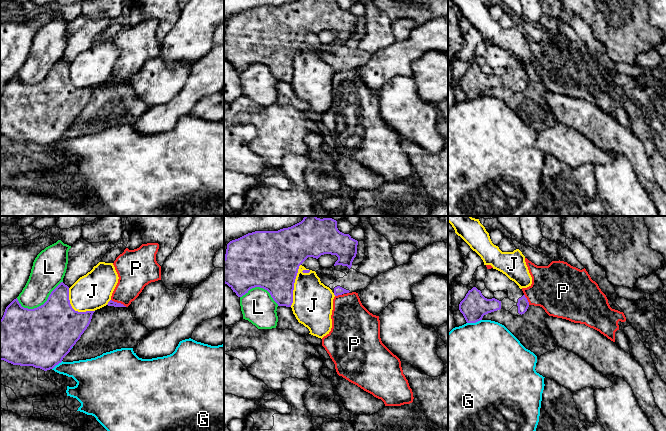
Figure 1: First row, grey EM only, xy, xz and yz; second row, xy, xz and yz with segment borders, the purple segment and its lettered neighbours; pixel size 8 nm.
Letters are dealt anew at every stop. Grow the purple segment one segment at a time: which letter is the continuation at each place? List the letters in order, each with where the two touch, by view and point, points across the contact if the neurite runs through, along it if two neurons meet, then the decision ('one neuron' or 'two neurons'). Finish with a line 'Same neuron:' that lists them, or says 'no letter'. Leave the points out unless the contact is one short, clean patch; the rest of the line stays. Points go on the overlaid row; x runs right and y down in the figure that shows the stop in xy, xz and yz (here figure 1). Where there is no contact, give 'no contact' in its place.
G: meets purple in yz at (474, 322); two neurons
J: meets purple in xy at (73, 309); two neurons
L: meets purple in xy at (39, 306); two neurons
P: meets purple in xy at (119, 303); border along xy (111, 299), (126, 306); two neurons
Same neuron: no letter

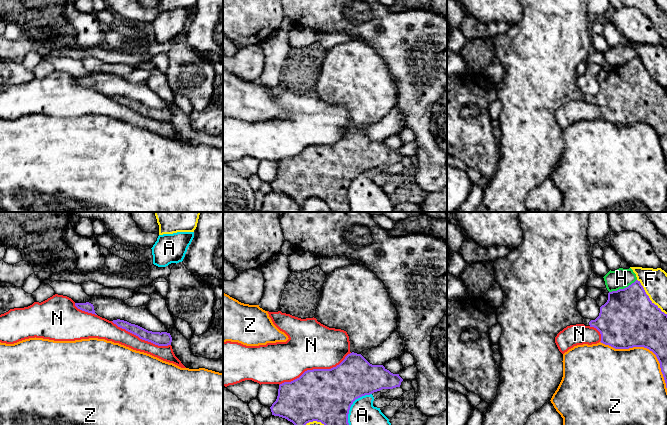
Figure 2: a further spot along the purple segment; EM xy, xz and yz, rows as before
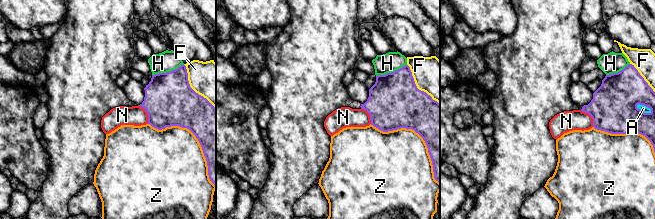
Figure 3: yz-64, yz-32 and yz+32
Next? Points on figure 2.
A: meets purple in xz at (352, 403); two neurons
F: meets purple in yz at (648, 297); two neurons
H: meets purple in yz at (622, 289); border along yz (636, 279), (623, 288), (609, 292); two neurons
N: meets purple in xz at (314, 369); two neurons
Z: meets purple in yz at (644, 347); two neurons
Same neuron: no letter

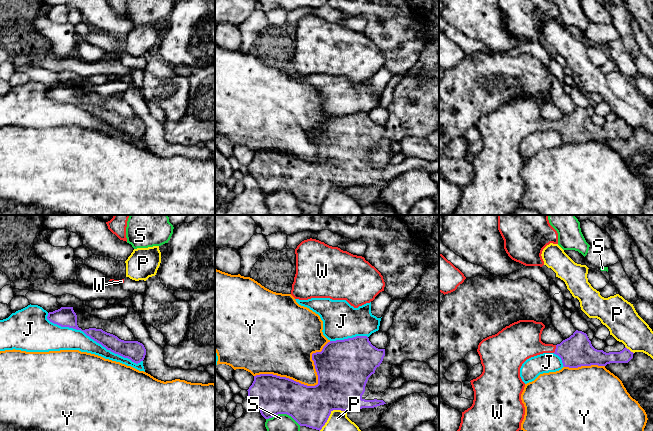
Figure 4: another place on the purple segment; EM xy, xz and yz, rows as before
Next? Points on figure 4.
J: meets purple in xy at (92, 338); two neurons
P: meets purple in xz at (330, 413); two neurons
S: meets purple in xz at (283, 413); two neurons
W: meets purple in yz at (555, 349); runs through yz (576, 351), (555, 349), (535, 347), (525, 342); one neuron
Y: meets purple in xz at (309, 386); two neurons
Same neuron: W

